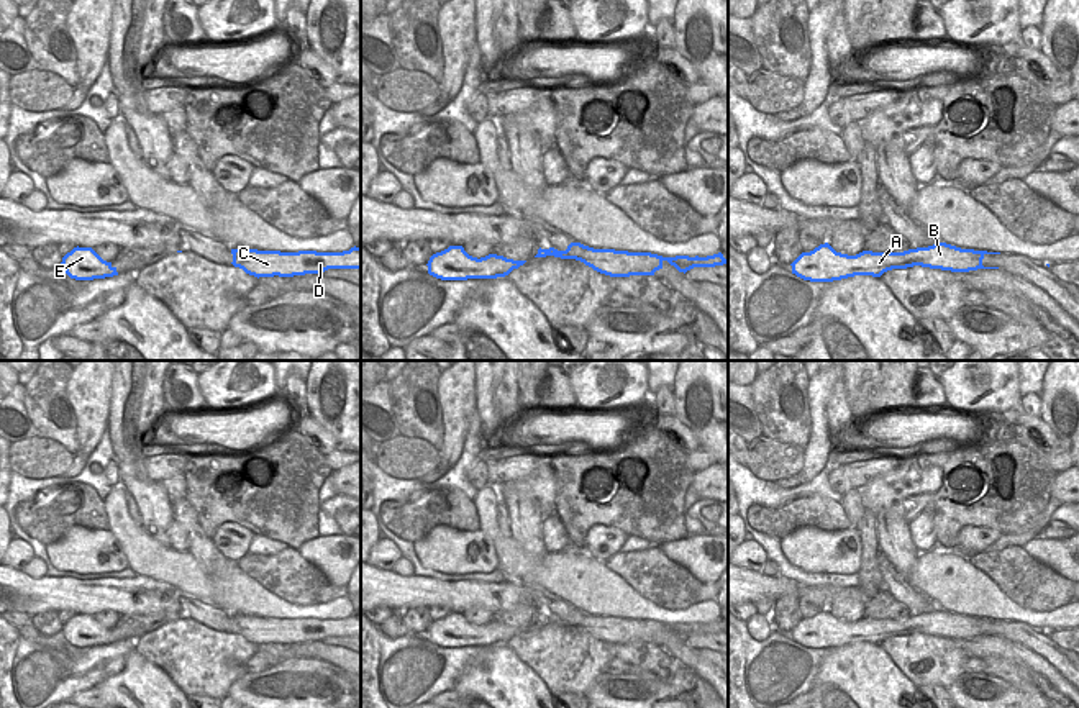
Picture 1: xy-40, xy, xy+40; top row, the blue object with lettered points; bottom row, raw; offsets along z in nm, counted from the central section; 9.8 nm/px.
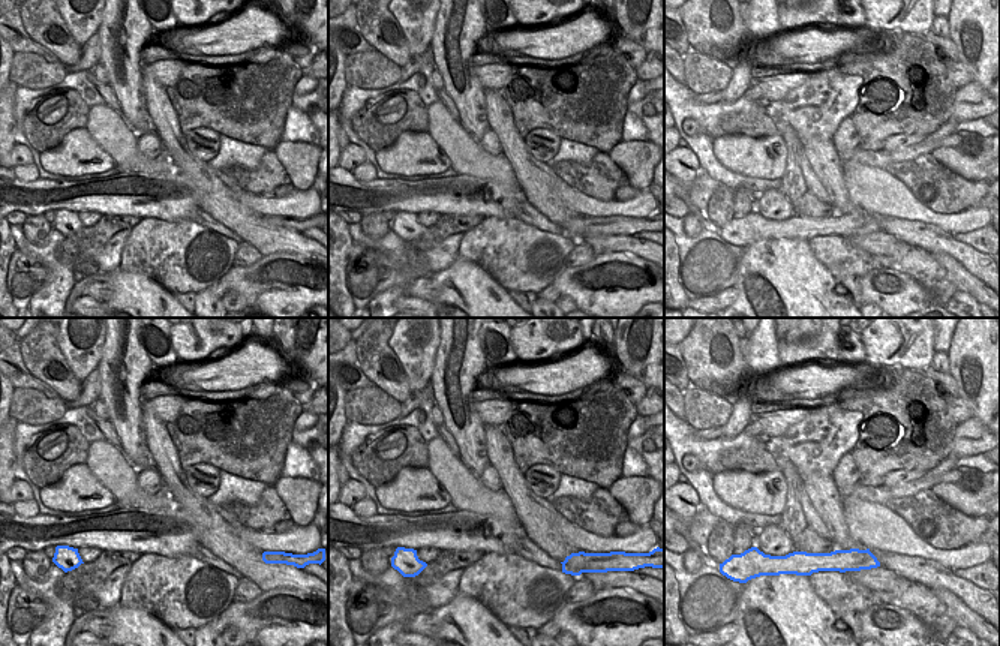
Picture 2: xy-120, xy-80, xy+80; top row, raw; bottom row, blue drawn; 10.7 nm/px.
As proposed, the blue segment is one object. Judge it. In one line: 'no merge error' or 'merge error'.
no merge error

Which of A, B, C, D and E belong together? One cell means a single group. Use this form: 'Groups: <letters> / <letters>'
Groups: A B C D E

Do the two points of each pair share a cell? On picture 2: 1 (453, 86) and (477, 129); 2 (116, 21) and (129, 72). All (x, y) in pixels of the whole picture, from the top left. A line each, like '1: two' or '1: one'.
1: one
2: one

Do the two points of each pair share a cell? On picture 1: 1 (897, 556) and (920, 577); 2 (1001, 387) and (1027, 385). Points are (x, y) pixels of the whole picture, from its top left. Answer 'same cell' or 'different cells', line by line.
1: different cells
2: different cells

